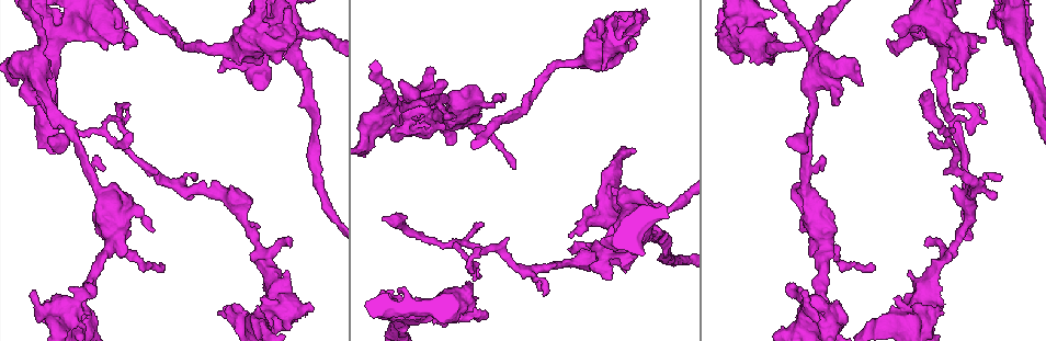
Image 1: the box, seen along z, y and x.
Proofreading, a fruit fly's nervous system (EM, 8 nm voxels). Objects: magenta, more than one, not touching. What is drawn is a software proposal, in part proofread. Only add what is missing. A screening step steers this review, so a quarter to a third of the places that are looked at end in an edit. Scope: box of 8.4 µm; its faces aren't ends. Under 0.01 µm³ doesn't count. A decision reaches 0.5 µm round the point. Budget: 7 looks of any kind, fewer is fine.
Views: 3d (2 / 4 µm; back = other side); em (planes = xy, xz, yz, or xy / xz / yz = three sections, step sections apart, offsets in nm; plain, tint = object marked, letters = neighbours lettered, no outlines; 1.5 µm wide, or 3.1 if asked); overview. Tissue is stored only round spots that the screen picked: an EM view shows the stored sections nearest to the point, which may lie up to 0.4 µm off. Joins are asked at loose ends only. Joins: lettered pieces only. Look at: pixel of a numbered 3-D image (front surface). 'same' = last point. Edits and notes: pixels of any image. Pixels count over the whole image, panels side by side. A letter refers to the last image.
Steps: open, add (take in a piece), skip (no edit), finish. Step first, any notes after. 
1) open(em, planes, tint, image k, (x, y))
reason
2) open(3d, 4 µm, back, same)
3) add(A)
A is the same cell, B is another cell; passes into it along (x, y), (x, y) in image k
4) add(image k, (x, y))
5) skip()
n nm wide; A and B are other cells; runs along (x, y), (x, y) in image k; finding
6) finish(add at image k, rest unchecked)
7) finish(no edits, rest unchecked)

open(em, planes, letters, image 1, (789, 136))
an open end

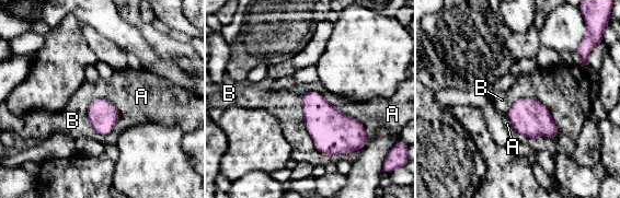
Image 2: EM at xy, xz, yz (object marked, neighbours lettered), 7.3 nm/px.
skip()
A touches over 300 nm; A and B are other cells; border along (102, 97), (119, 118), (100, 136) in image 2; none of them fits

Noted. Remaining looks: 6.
open(em, xy, step 8, letters, image 1, (382, 95))
free end

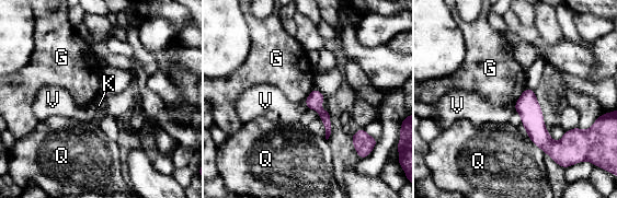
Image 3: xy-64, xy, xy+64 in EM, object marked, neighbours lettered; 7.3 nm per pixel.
open(em, planes, letters, same)
another direction

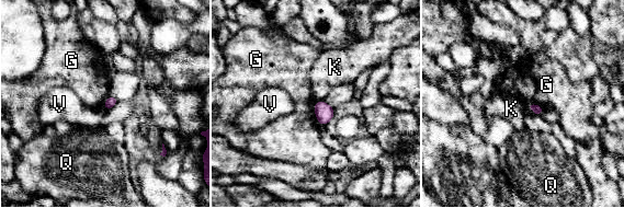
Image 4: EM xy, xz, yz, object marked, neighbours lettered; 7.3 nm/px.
skip()
G, K, Q and V are other cells; border along (314, 102), (314, 114), (319, 124) in image 4; none of them fits

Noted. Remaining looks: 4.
open(3d, 2 µm, image 1, (385, 219))
free end

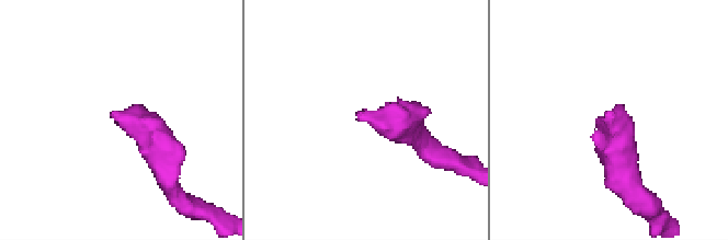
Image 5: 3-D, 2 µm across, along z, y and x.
open(em, planes, letters, image 5, (613, 109))
shape alone is not enough

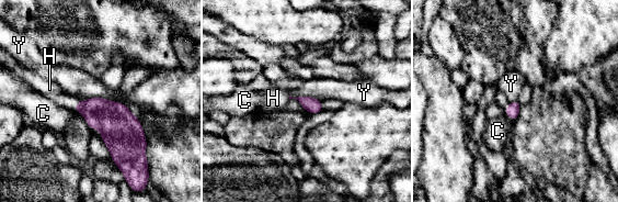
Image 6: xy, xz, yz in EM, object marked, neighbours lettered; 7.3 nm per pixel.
add(H)
Y touches over 240 nm; H is the same cell, C and Y are other cells; passes into it along (100, 113), (76, 103), (53, 91) in image 6; it goes on there

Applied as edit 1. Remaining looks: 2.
finish(add at image 6, rest unchecked)

